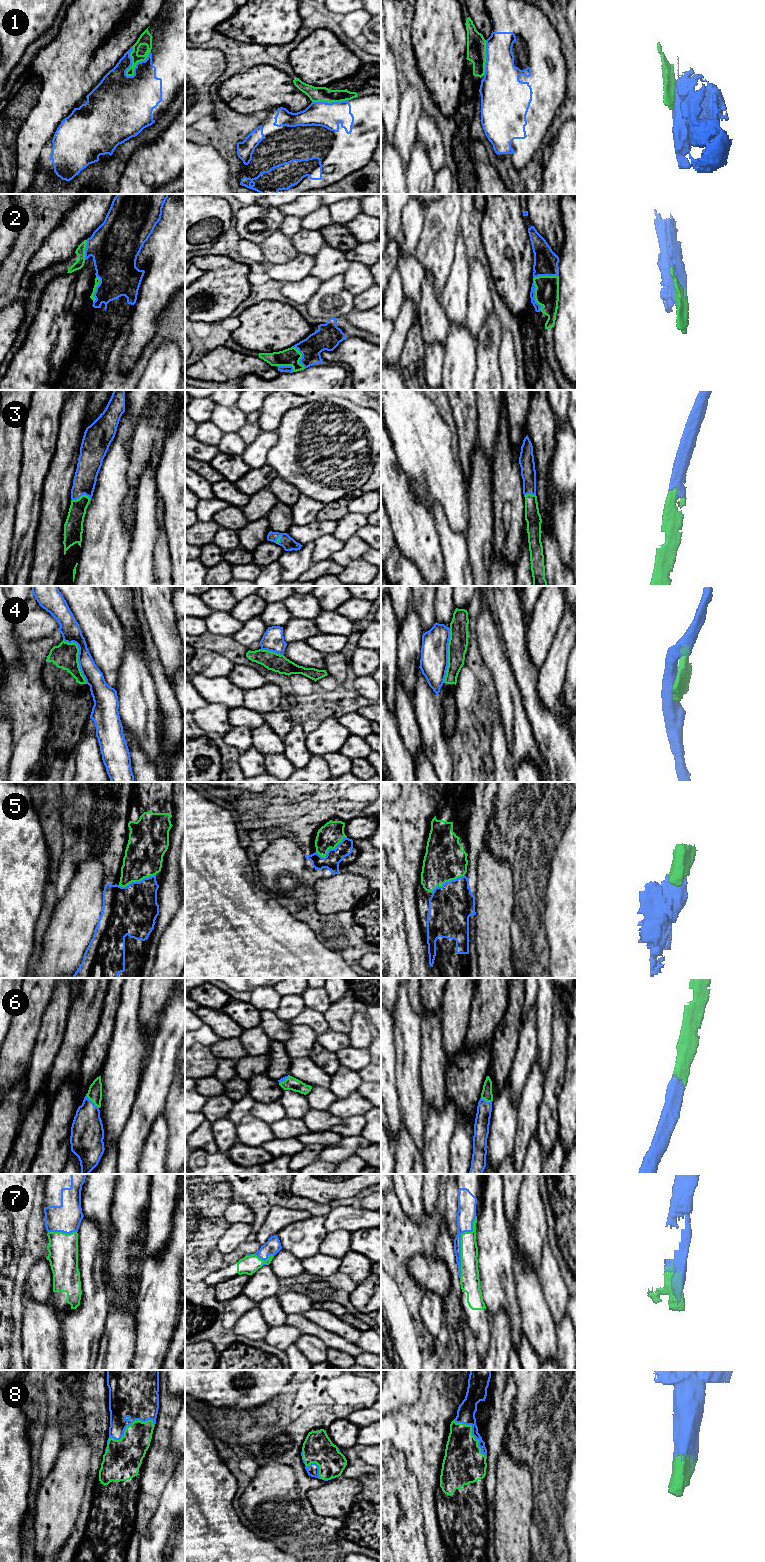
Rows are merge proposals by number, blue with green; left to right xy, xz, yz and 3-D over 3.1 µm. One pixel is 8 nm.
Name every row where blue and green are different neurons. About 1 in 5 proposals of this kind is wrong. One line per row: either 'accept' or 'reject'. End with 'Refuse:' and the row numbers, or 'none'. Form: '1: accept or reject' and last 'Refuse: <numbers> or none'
1: reject
2: accept
3: accept
4: reject
5: accept
6: accept
7: accept
8: accept
Refuse: 1, 4

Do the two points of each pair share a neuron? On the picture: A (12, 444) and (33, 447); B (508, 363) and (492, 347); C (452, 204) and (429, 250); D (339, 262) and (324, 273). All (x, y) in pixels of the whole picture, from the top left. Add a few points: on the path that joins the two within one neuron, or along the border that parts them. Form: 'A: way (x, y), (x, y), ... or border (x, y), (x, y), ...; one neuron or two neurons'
A: border (24, 431), (21, 469); two neurons
B: border (503, 333), (500, 339), (500, 377); two neurons
C: way (443, 215), (437, 239); one neuron
D: way (335, 264), (328, 269); one neuron

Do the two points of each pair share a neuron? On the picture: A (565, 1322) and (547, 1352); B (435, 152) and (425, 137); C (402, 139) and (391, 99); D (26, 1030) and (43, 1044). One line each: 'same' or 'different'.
A: different
B: same
C: different
D: different

